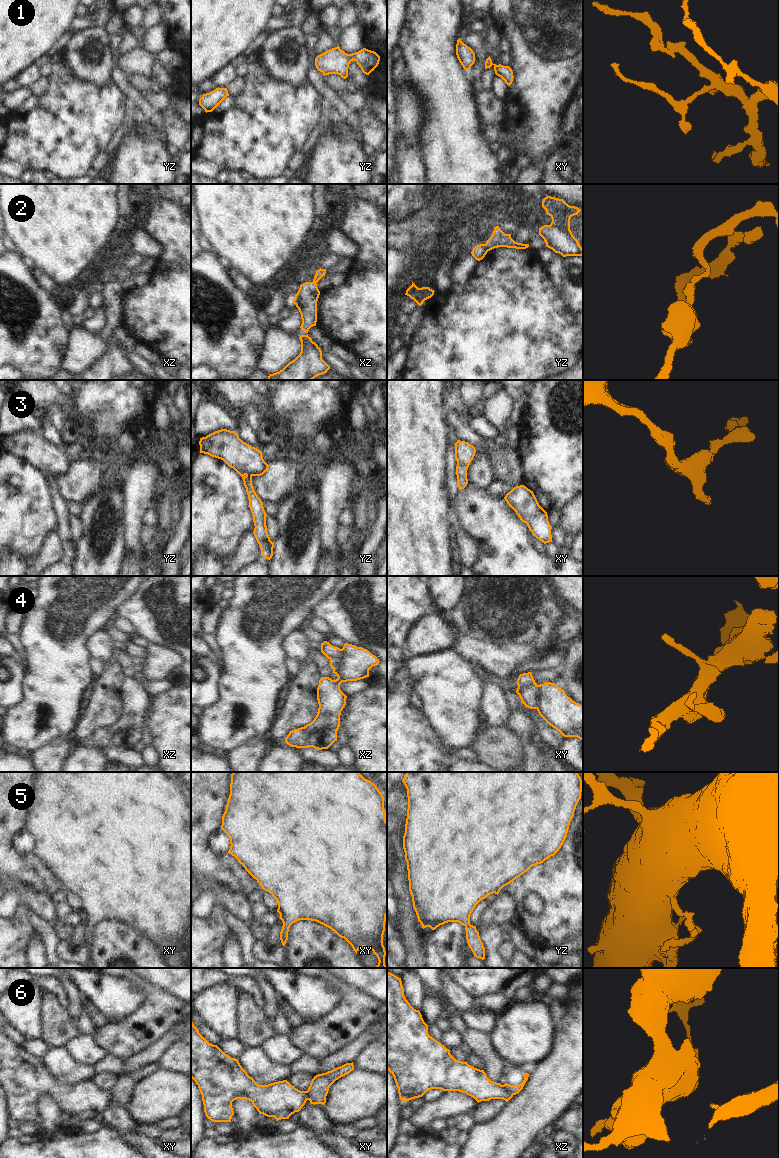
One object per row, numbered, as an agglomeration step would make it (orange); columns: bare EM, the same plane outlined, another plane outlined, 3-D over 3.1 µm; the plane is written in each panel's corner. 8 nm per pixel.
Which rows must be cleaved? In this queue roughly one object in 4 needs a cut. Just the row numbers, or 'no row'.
2, 4, 6

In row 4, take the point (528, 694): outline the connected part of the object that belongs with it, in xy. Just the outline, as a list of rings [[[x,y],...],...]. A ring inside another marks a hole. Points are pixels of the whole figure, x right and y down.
[[[526,685],[518,687],[516,693],[526,707],[537,709],[538,689],[536,686]]]

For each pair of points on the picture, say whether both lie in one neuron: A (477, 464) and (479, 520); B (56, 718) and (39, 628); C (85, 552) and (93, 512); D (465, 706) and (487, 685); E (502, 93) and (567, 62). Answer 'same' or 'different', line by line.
A: different
B: same
C: same
D: different
E: different

